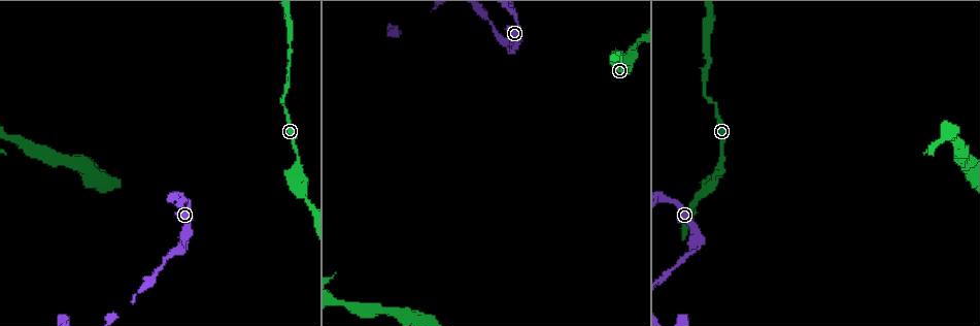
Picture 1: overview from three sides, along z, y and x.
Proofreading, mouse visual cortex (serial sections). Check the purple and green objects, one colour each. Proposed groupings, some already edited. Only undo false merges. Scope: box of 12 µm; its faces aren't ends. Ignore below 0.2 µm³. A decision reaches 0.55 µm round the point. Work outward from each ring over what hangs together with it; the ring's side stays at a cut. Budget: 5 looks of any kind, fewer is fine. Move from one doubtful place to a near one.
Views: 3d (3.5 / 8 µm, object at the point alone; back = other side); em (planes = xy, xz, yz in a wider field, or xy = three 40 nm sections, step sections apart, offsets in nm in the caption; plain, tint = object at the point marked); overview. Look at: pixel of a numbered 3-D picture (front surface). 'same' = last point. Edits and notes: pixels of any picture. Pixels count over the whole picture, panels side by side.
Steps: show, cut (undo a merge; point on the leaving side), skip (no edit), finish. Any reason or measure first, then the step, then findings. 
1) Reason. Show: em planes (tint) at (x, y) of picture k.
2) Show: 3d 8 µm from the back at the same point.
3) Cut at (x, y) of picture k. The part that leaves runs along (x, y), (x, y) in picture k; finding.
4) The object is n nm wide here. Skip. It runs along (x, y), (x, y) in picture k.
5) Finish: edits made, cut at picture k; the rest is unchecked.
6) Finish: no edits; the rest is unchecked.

Sudden change in width. Show: 3d 3.5 µm at (298, 172) of picture 1.

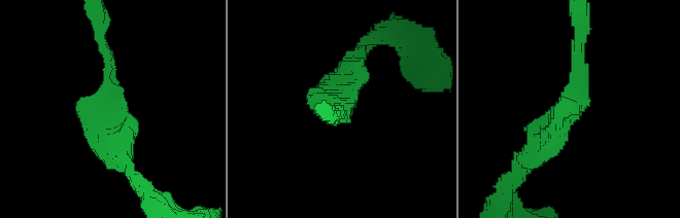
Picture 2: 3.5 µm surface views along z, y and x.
The arms are 200, 400 nm wide. Show: em planes (tint) at (574, 104) of picture 2.

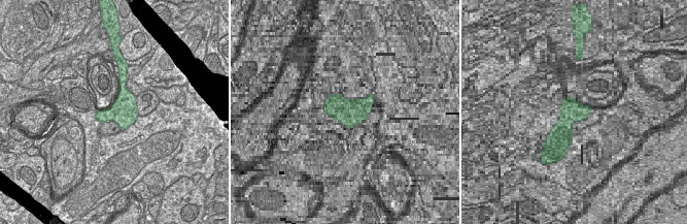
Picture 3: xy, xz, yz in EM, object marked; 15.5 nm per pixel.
Skip. It runs along (580, 39), (575, 102), (531, 156) in picture 2; continuous, no second cell.

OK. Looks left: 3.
Abrupt turn. Show: 3d 8 µm at (511, 51) of picture 1.

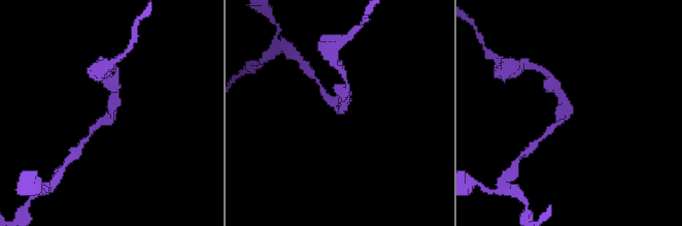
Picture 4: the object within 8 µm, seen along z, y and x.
Now the EM. Show: em xy step 3 (tint) at (340, 109) of picture 4.

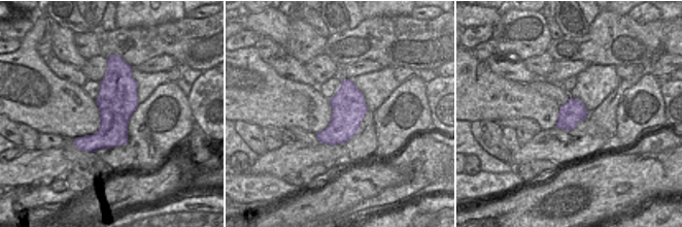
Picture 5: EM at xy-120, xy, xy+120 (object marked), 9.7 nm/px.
Skip. It runs along (114, 90), (112, 111), (92, 130) in picture 4; all the same cell.

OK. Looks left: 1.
Finish: no edits; the rest is unchecked.

